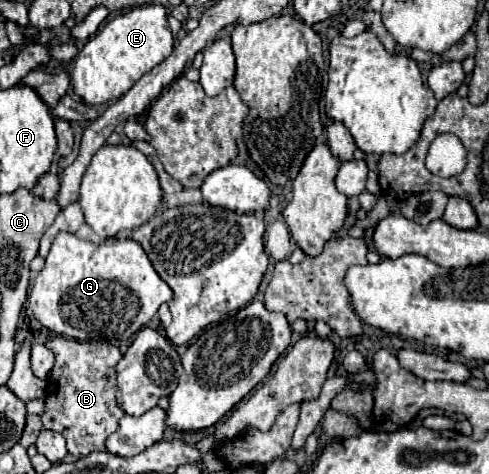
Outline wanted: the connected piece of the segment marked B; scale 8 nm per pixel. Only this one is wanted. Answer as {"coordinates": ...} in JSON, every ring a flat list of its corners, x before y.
{"coordinates":[[61,335,49,339,45,345,55,353,55,367,47,385,45,413,41,417,43,427,61,433,67,439,67,451,71,455,85,457,93,451,103,451,105,439,125,415,115,401,115,365,121,359,121,351,109,341,79,343]]}

